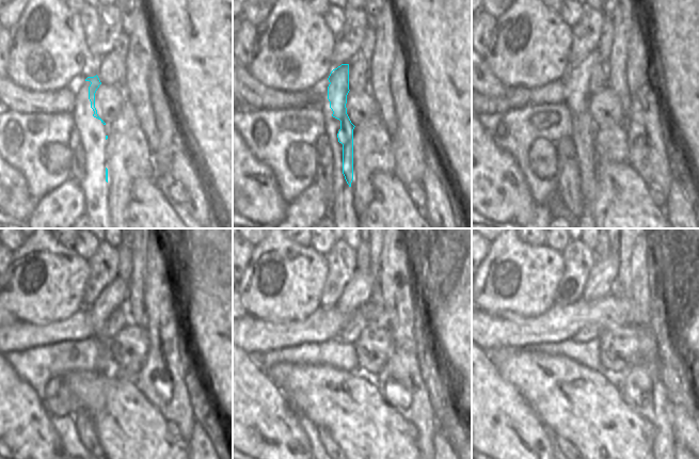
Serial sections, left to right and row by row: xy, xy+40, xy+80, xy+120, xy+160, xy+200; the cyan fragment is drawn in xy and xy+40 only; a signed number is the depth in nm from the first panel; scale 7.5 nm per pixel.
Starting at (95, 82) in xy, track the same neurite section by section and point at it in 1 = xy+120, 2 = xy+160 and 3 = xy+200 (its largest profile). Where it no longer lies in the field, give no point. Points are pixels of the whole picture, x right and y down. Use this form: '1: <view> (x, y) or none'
1: xy+120 (116, 293)
2: xy+160 (356, 293)
3: xy+200 (603, 273)

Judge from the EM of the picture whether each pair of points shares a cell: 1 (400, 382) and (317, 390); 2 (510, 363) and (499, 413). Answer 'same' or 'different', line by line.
1: different
2: different

